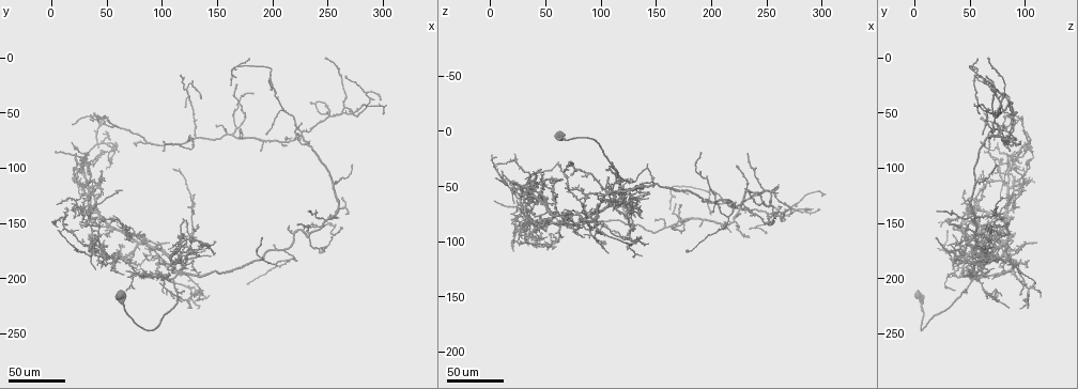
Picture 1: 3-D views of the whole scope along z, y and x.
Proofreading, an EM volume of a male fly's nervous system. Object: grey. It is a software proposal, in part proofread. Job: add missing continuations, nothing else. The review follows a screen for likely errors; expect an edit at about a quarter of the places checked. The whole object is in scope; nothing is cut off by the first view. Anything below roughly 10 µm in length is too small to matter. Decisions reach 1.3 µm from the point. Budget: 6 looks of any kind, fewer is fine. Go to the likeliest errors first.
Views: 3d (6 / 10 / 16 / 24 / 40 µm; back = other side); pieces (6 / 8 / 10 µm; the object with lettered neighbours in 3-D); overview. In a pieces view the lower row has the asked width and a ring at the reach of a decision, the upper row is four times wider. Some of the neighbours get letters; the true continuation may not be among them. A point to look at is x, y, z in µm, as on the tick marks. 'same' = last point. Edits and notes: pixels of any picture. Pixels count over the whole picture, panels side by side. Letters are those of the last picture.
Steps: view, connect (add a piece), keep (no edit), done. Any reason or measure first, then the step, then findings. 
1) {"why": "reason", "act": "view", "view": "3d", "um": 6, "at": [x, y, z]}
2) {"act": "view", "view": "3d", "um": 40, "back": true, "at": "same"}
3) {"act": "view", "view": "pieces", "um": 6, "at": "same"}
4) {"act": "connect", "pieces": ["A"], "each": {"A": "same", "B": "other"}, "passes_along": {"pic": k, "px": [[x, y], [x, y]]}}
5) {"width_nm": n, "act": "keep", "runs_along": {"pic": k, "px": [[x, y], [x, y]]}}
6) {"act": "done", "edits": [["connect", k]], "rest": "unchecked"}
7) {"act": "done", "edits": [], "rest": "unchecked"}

{"why": "tapers out", "act": "view", "view": "3d", "um": 40, "at": [276, 46, 68]}

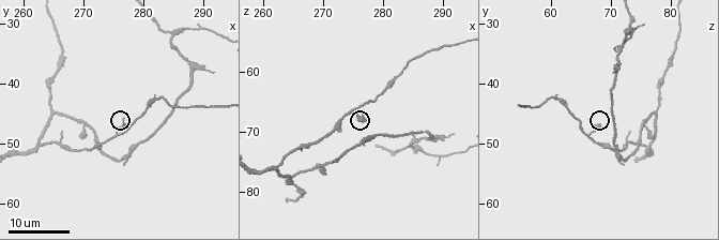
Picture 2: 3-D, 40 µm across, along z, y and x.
{"why": "zoom in", "act": "view", "view": "3d", "um": 6, "at": [276.5, 46.0, 66.5]}

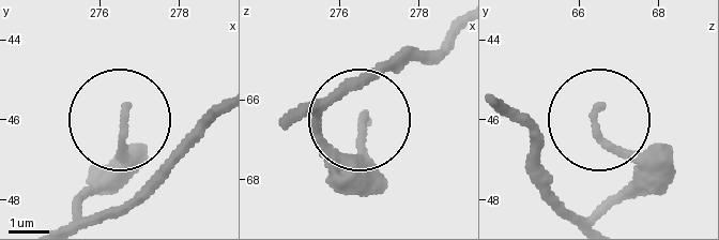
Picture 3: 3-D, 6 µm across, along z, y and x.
{"act": "view", "view": "pieces", "um": 6, "at": [276.65, 45.80, 66.40]}

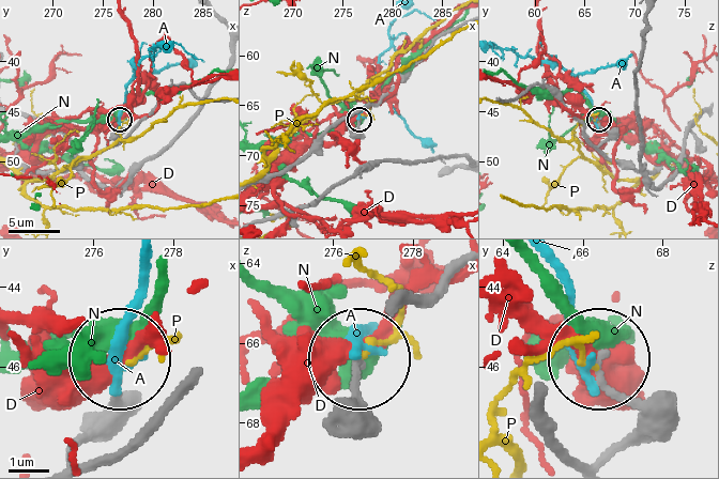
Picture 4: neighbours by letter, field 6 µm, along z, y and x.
{"act": "keep", "each": {"A": "other", "D": "other", "N": "other", "P": "other"}, "found": "none of them fits"}

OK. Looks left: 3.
{"why": "end of a long branch", "act": "view", "view": "3d", "um": 24, "at": [164, 26, 72]}

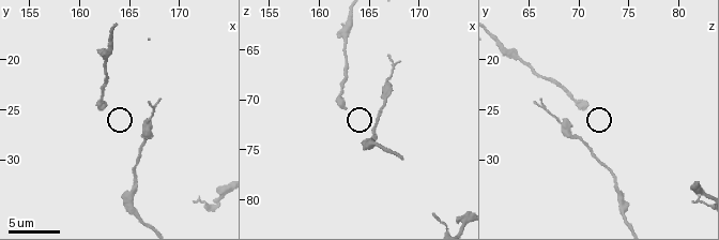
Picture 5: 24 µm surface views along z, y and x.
{"act": "view", "view": "pieces", "um": 6, "at": [162.4, 24.4, 71.0]}

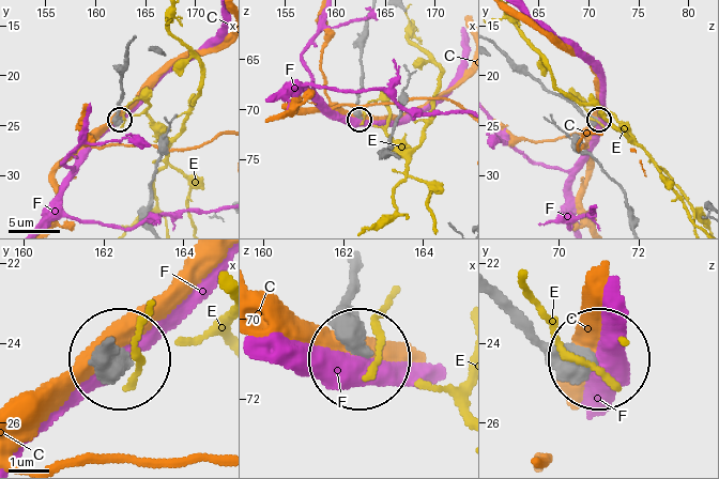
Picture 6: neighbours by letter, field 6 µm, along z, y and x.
{"act": "keep", "each": {"C": "other", "E": "other", "F": "other"}, "found": "no lettered piece goes on from it"}

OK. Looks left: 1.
{"act": "done", "edits": [], "rest": "unchecked"}

